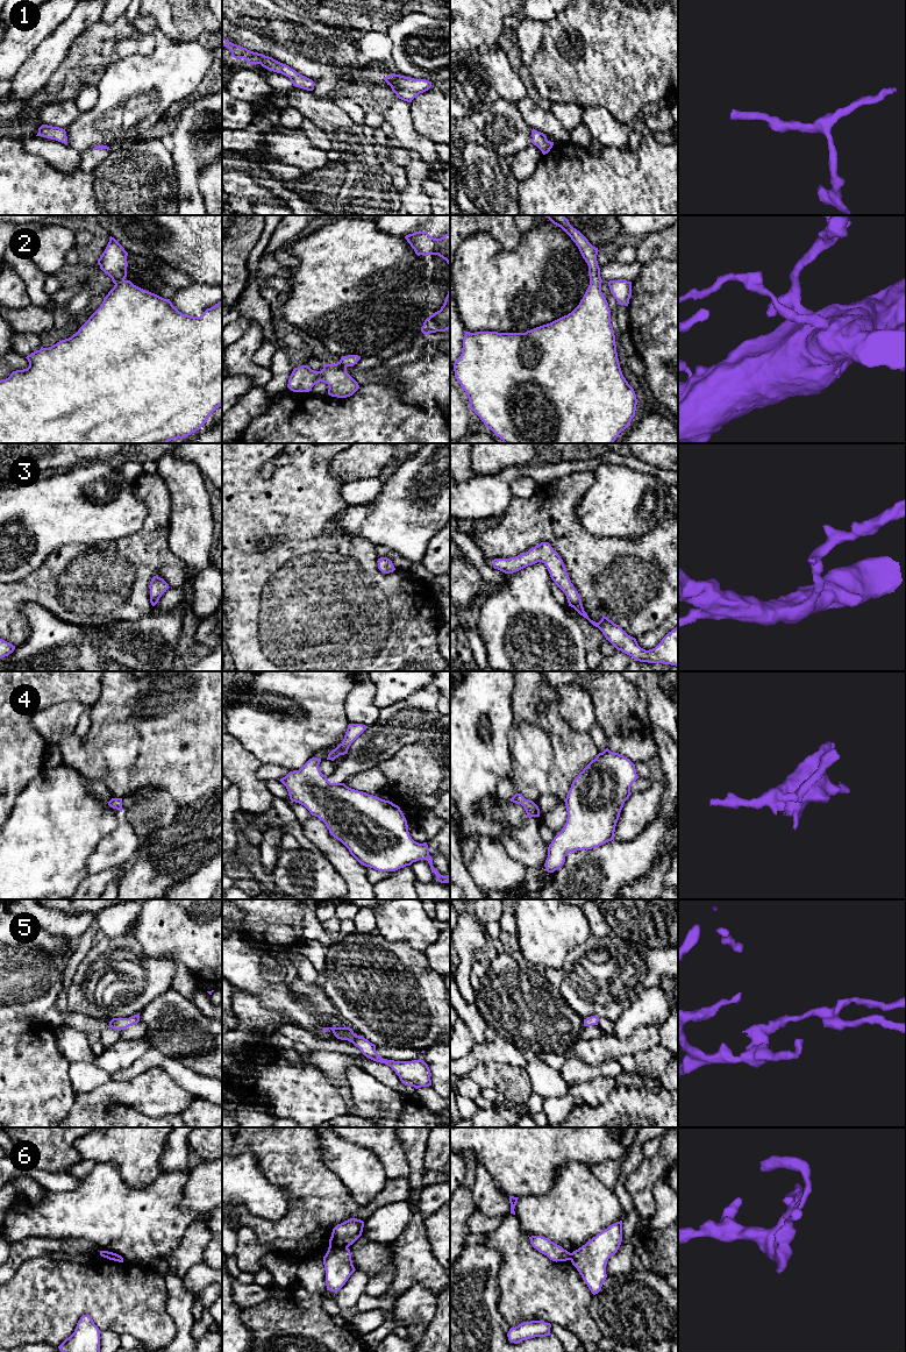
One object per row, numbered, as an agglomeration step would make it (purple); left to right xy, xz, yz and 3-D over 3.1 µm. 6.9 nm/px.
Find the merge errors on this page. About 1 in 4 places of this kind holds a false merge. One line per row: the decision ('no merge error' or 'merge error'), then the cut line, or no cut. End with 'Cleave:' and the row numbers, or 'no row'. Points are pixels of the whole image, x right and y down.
1: no merge error; no cut
2: no merge error; no cut
3: no merge error; no cut
4: no merge error; no cut
5: no merge error; no cut
6: merge error; cut in xz along (329, 1246), (347, 1247)
Cleave: 6

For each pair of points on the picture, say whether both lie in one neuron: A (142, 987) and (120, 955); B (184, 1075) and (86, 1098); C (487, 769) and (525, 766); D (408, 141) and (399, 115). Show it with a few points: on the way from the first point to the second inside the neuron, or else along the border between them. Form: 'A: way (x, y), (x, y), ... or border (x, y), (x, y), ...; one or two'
A: way (134, 979), (120, 963); one
B: border (173, 1080), (197, 1096); two
C: border (511, 739), (512, 769), (508, 776); two
D: way (407, 135), (401, 121); one

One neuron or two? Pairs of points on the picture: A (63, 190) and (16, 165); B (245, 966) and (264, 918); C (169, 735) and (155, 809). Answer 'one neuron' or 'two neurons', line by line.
A: one neuron
B: two neurons
C: two neurons

